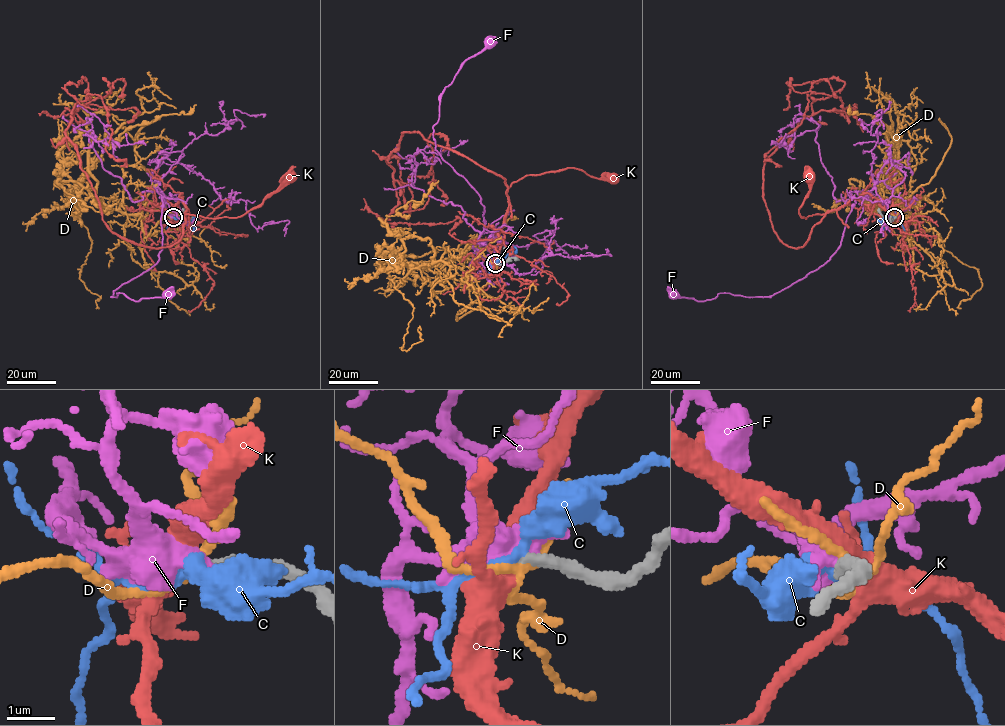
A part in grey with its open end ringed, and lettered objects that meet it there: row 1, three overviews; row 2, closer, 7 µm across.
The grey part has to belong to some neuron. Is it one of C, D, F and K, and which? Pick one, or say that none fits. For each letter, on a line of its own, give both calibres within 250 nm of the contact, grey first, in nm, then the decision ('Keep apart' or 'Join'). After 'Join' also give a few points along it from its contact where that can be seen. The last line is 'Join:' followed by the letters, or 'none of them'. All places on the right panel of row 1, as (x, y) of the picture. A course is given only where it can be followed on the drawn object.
C: Thickness 320 nm (grey) against 300 nm. Keep apart
D: Thickness 340 nm (grey) against 160 nm. Keep apart
F: Thickness 320 nm (grey) against 650 nm. Keep apart
K: Thickness 300 nm (grey) against 380 nm. Keep apart
Join: none of them

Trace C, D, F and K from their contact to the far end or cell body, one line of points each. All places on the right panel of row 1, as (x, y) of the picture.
C: (894, 217), (882, 221), (882, 230)
D: (895, 217), (884, 221), (904, 235), (892, 209), (909, 191), (939, 244), (974, 267), (982, 286), (960, 308)
F: (894, 217), (874, 188), (856, 200), (829, 260), (780, 291), (757, 297), (722, 293), (697, 301), (674, 296)
K: (895, 217), (865, 193), (837, 208), (802, 217), (799, 211), (808, 195), (808, 177)

